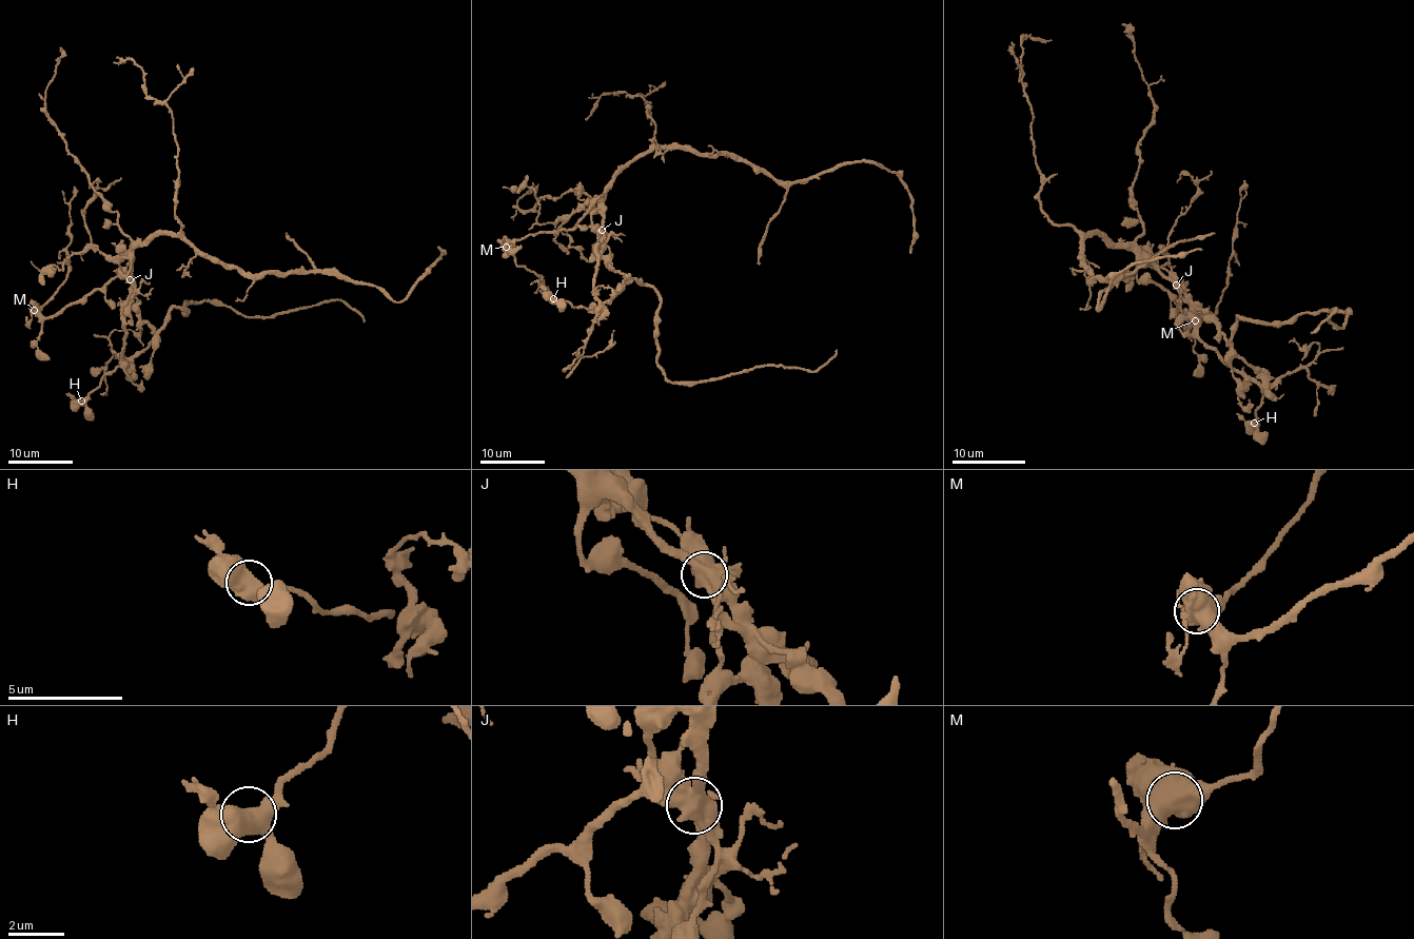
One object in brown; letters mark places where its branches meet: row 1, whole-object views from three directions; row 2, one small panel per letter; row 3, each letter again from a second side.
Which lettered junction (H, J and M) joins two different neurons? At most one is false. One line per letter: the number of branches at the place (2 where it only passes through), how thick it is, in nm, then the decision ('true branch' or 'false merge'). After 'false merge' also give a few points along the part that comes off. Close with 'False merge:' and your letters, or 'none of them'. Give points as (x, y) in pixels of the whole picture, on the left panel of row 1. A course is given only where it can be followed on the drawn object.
H: 3 | 500 nm | true branch
J: 4 | 600 nm | true branch
M: 4 | 600 nm | true branch
False merge: none of them

